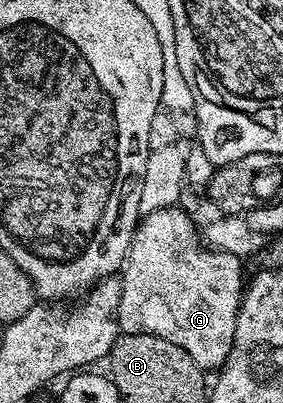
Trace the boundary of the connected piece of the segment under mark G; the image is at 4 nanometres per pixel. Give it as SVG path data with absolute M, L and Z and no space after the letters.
M180 205L159 208L138 221L125 264L119 271L121 295L117 325L121 334L154 334L163 340L171 340L171 344L179 344L179 348L183 348L183 352L195 360L202 372L217 372L229 359L235 340L237 313L243 297L243 262L234 254L206 248L188 212L181 209Z

